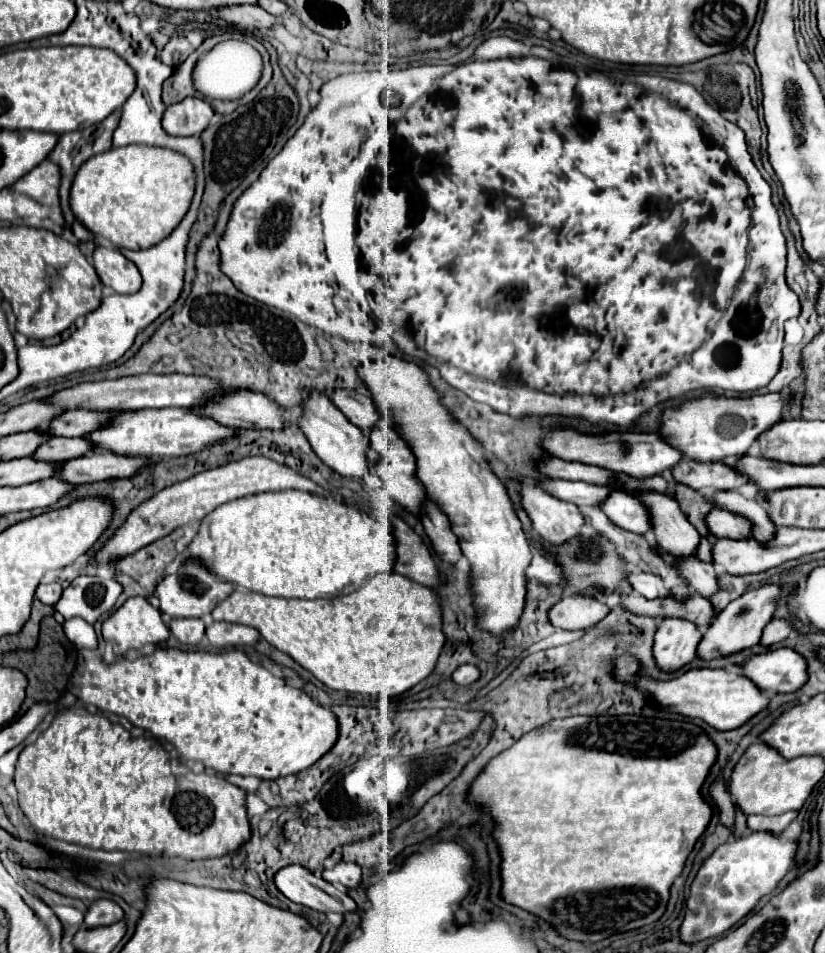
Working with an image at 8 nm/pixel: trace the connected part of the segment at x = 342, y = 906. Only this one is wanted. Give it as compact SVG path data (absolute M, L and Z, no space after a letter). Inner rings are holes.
M285 866L283 870L279 870L275 874L275 886L291 902L307 906L317 912L345 914L357 908L355 902L345 892L339 892L323 878L315 878L303 866Z

